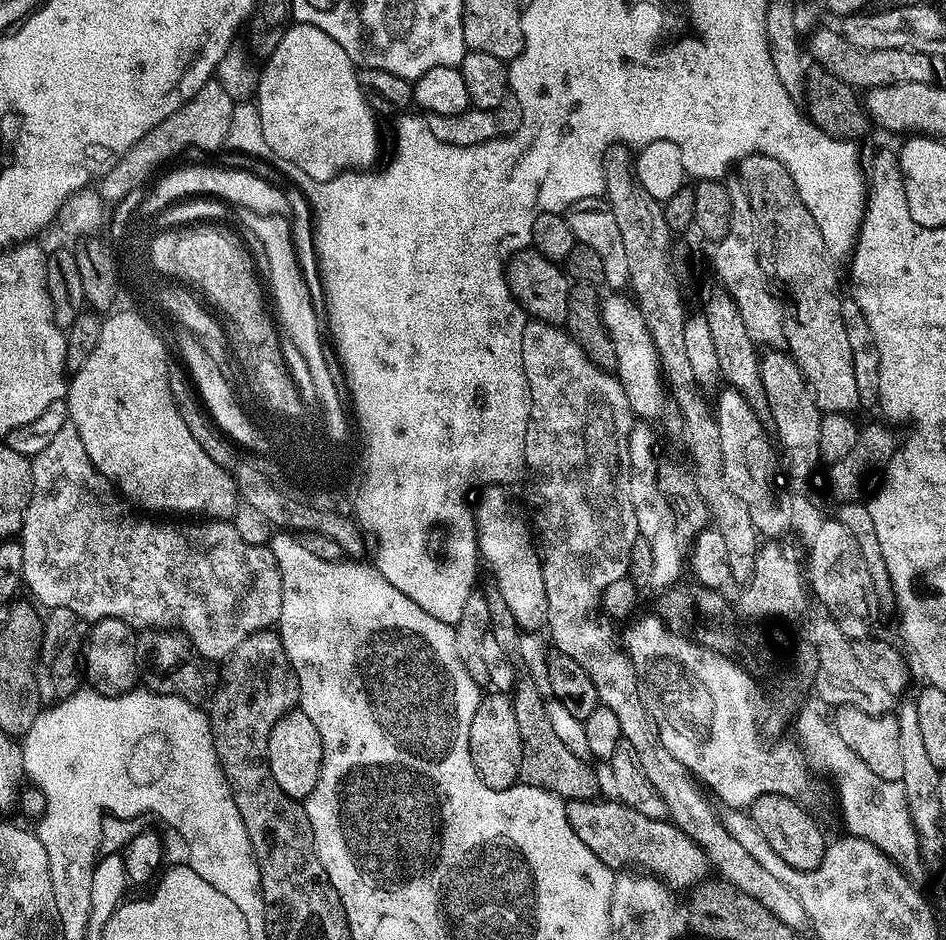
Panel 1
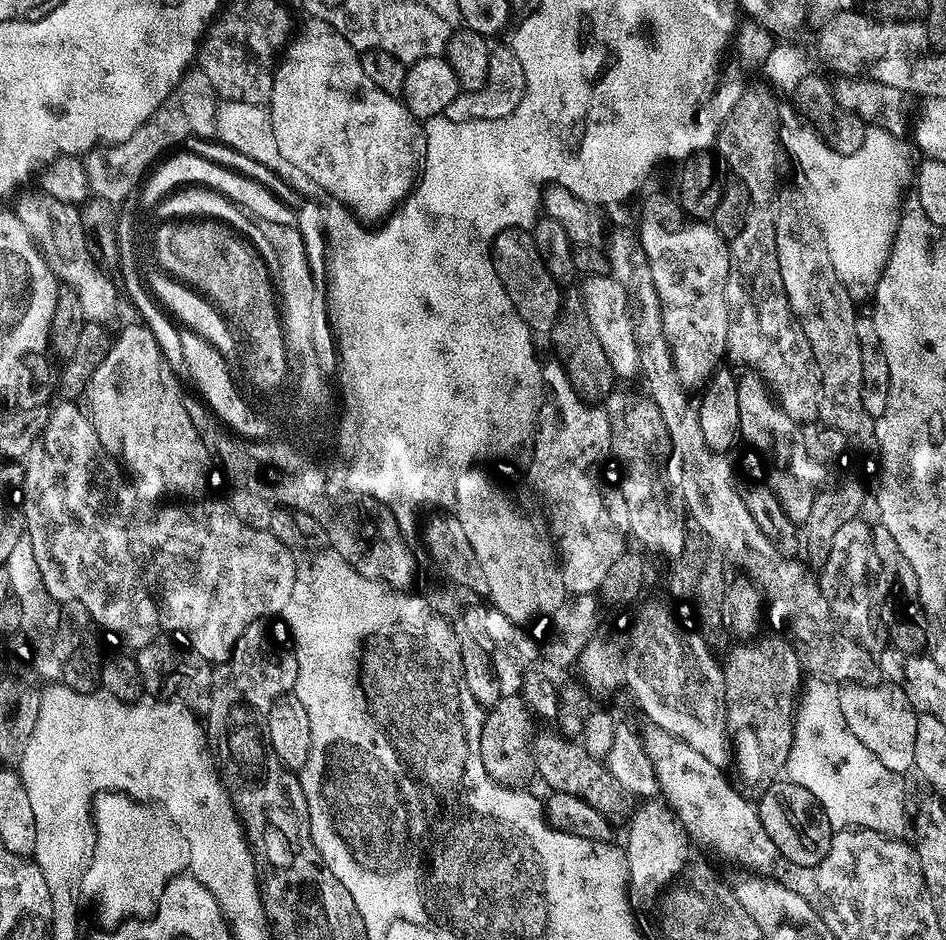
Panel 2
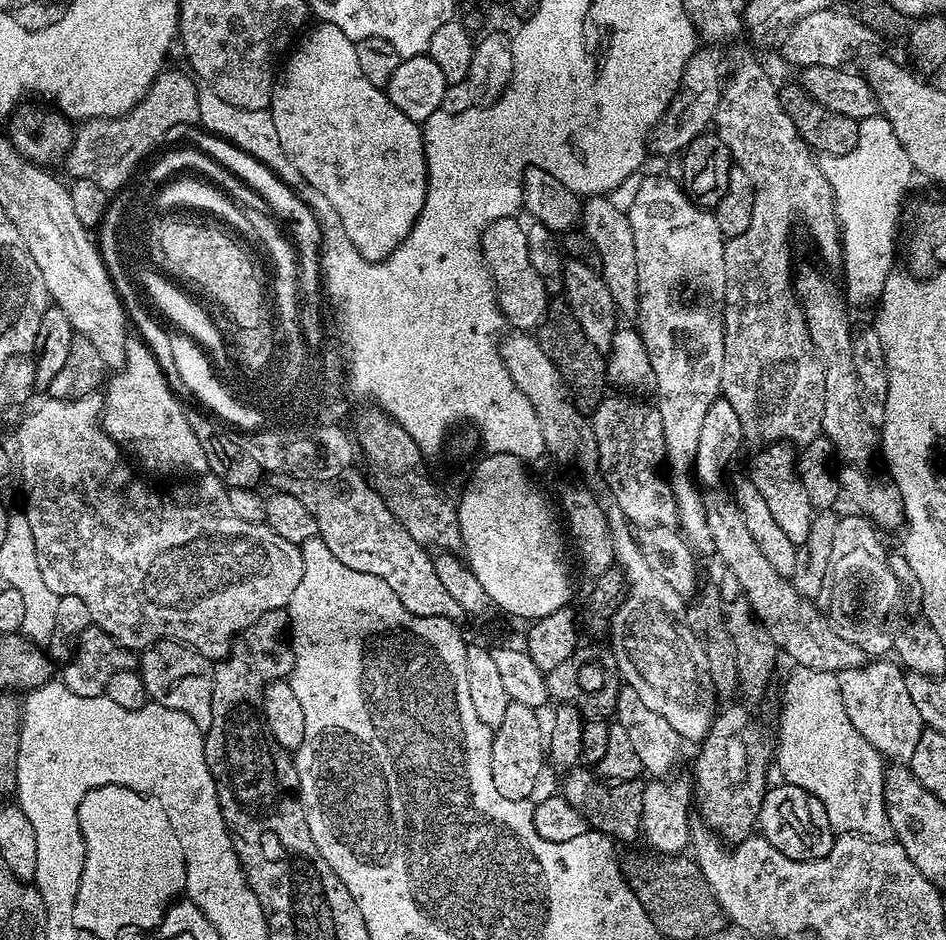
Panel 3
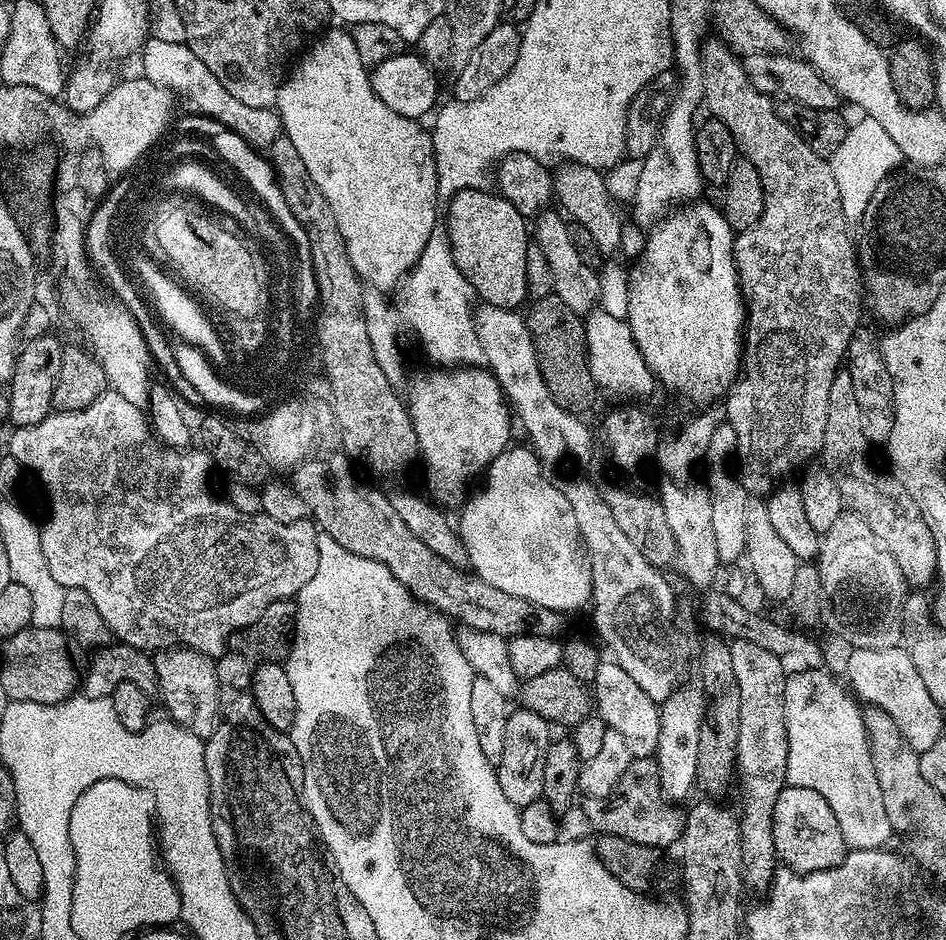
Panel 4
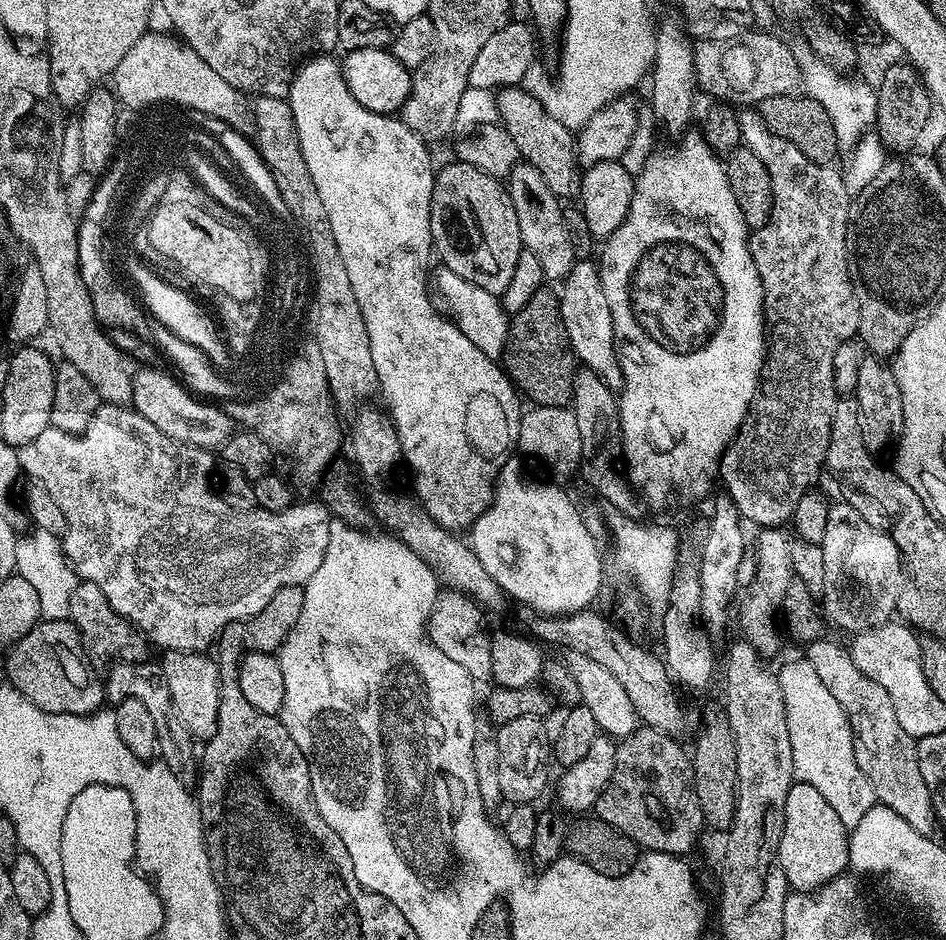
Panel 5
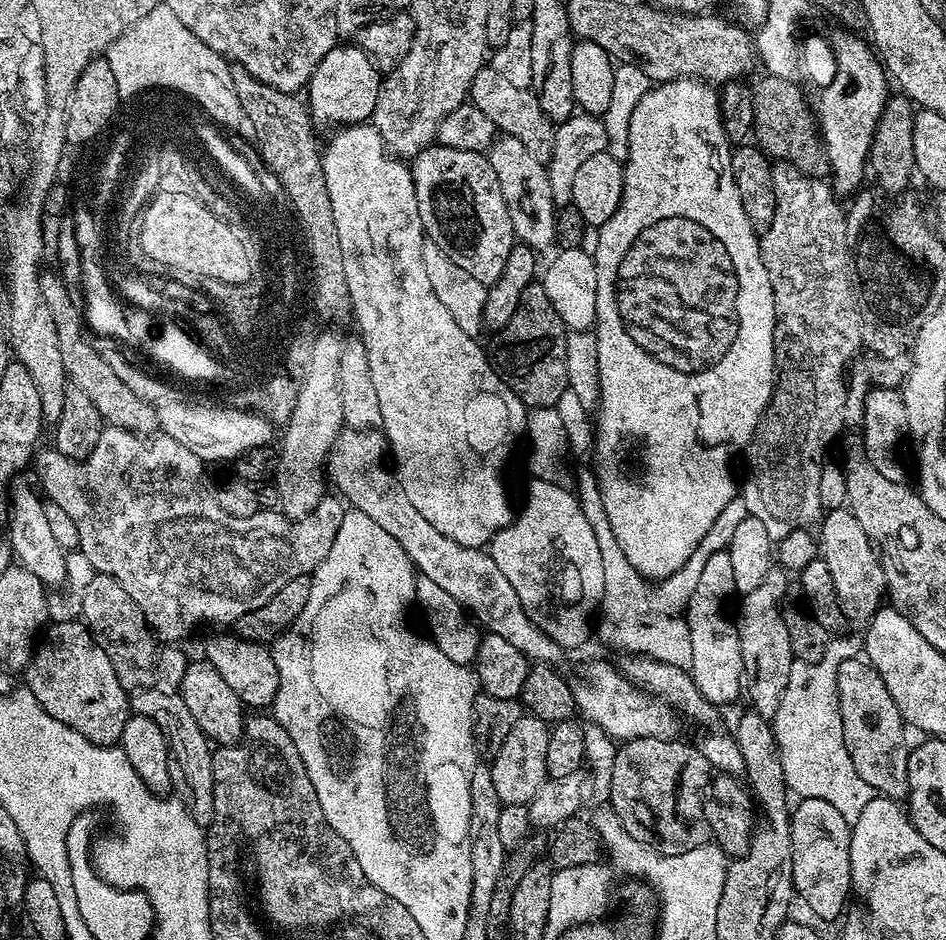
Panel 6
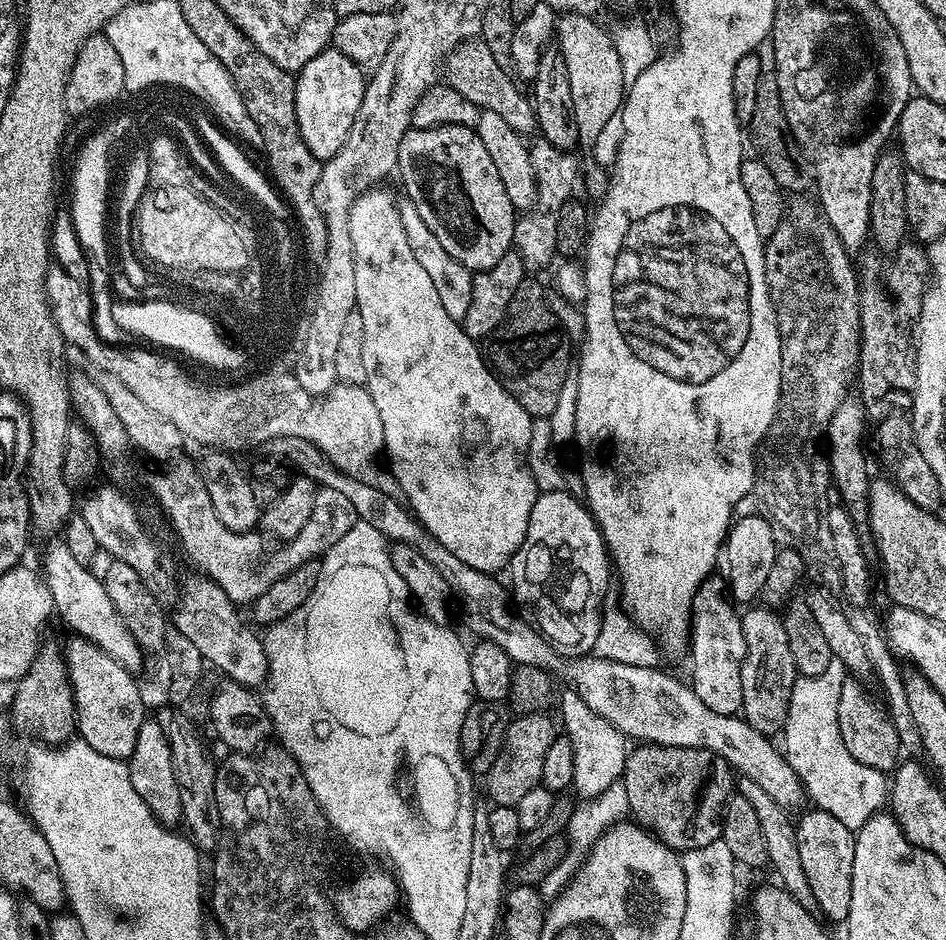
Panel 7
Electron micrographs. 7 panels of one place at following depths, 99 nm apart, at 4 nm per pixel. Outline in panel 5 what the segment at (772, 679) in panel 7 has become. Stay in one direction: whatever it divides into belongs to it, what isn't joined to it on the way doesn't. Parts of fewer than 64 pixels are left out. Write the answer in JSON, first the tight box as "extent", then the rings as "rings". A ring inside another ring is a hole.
{"extent":[738,527,793,658],"rings":[[[783,527],[779,528],[760,528],[756,536],[756,549],[754,555],[756,557],[756,573],[754,578],[747,584],[748,592],[739,597],[738,608],[740,604],[740,633],[739,635],[750,645],[754,646],[754,650],[759,656],[771,658],[780,652],[780,632],[778,627],[778,613],[781,611],[784,595],[786,594],[786,586],[790,586],[793,580],[792,563],[790,562],[790,536],[784,533]]]}

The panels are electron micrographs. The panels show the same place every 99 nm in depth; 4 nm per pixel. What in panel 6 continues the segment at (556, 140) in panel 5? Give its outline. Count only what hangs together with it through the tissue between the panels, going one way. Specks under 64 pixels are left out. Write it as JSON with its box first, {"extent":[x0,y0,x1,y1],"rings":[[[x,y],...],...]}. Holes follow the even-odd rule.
{"extent":[468,66,556,162],"rings":[[[485,66],[478,70],[468,94],[470,103],[478,106],[478,110],[482,110],[482,114],[486,114],[486,118],[490,118],[490,122],[494,122],[503,135],[518,138],[518,142],[522,142],[534,158],[547,162],[556,130],[554,122],[542,114],[542,106],[538,106],[538,98],[531,88],[513,86],[504,75],[498,74],[498,70]]]}

